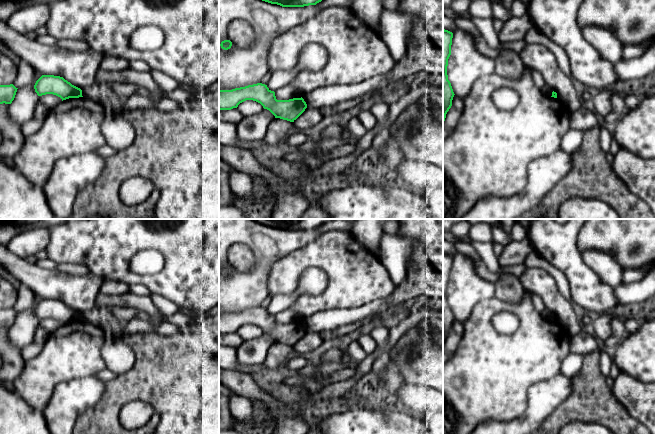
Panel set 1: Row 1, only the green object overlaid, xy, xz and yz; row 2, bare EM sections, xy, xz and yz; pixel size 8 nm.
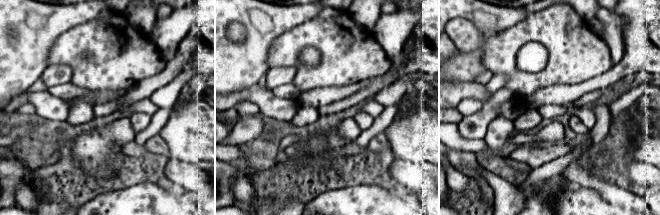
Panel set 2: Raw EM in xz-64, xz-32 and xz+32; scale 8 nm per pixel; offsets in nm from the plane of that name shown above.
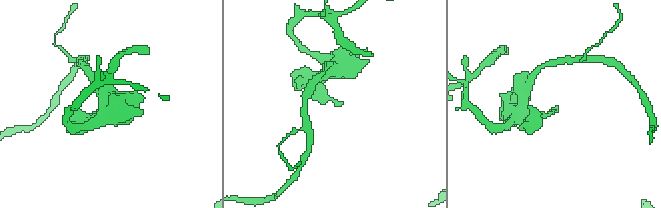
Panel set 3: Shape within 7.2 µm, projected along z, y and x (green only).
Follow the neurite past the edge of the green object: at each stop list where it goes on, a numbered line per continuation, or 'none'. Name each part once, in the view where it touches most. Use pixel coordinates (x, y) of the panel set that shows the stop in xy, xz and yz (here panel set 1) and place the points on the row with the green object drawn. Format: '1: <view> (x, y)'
none

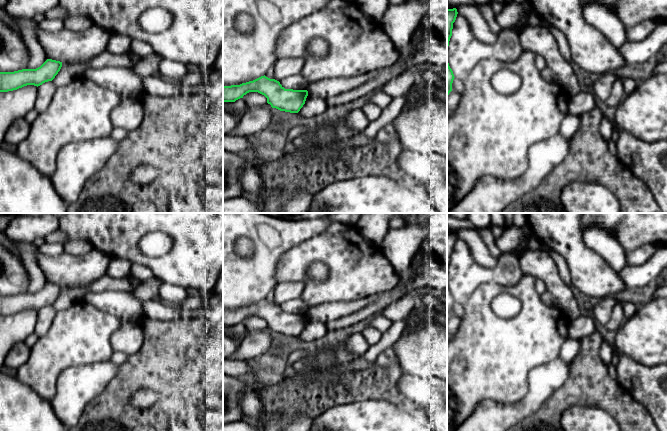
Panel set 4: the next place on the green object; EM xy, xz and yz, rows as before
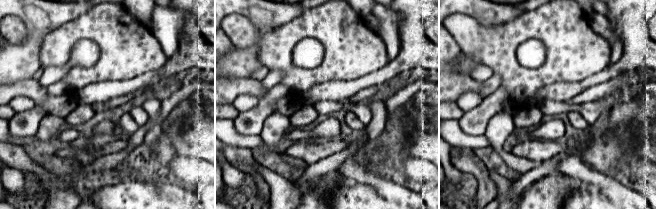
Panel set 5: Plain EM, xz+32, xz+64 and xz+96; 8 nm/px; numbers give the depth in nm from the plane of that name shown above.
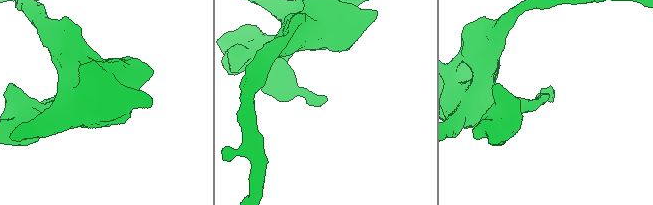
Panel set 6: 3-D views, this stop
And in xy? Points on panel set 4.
none

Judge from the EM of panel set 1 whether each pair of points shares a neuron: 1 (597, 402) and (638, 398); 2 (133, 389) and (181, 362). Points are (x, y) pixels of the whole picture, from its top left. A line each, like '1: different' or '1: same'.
1: different
2: same

